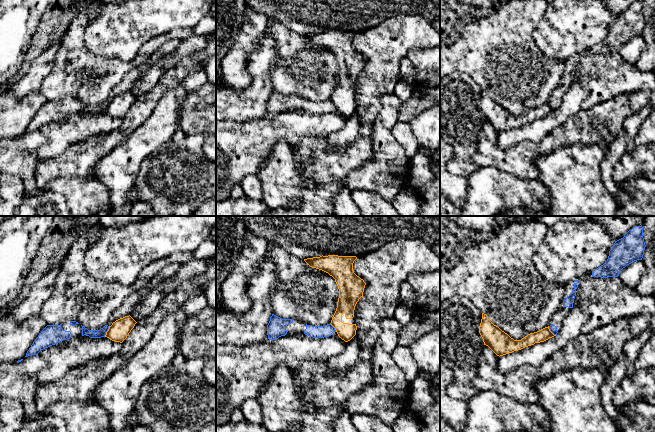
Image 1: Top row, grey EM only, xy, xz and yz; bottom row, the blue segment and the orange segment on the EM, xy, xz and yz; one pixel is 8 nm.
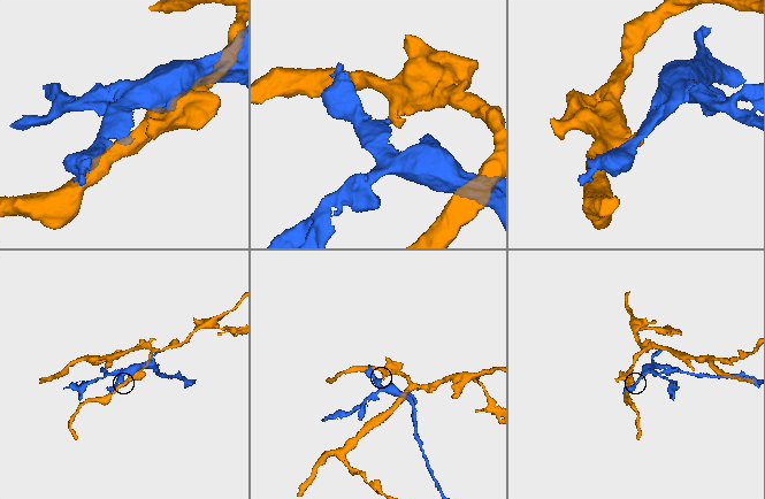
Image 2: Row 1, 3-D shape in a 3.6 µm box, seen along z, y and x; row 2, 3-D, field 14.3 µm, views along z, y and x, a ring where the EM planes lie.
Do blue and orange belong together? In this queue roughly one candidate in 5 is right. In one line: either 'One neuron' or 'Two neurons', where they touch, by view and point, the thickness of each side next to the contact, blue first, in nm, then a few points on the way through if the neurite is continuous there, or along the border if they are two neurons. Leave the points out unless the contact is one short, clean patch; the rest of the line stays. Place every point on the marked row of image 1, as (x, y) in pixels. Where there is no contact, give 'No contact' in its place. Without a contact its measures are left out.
Two neurons. Touches blue at xy (107, 330). Thickness 60 nm (blue) against 160 nm. Boundary: xy (109, 326), (104, 336)

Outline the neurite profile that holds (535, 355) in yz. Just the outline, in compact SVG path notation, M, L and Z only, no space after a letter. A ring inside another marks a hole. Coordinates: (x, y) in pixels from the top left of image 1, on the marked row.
M578 307L570 309L568 315L562 322L562 328L556 336L521 350L500 356L496 369L500 373L507 373L523 365L533 367L541 366L553 354L562 350L569 342L581 334L583 325L589 316Z

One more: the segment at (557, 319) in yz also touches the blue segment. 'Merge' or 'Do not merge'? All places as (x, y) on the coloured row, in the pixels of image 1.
Merge

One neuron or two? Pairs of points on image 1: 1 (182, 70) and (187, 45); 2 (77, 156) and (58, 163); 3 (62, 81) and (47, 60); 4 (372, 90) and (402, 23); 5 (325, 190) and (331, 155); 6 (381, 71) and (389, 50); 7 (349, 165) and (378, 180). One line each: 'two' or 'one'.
1: two
2: one
3: two
4: one
5: one
6: one
7: two

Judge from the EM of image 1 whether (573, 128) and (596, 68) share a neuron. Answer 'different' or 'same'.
different

